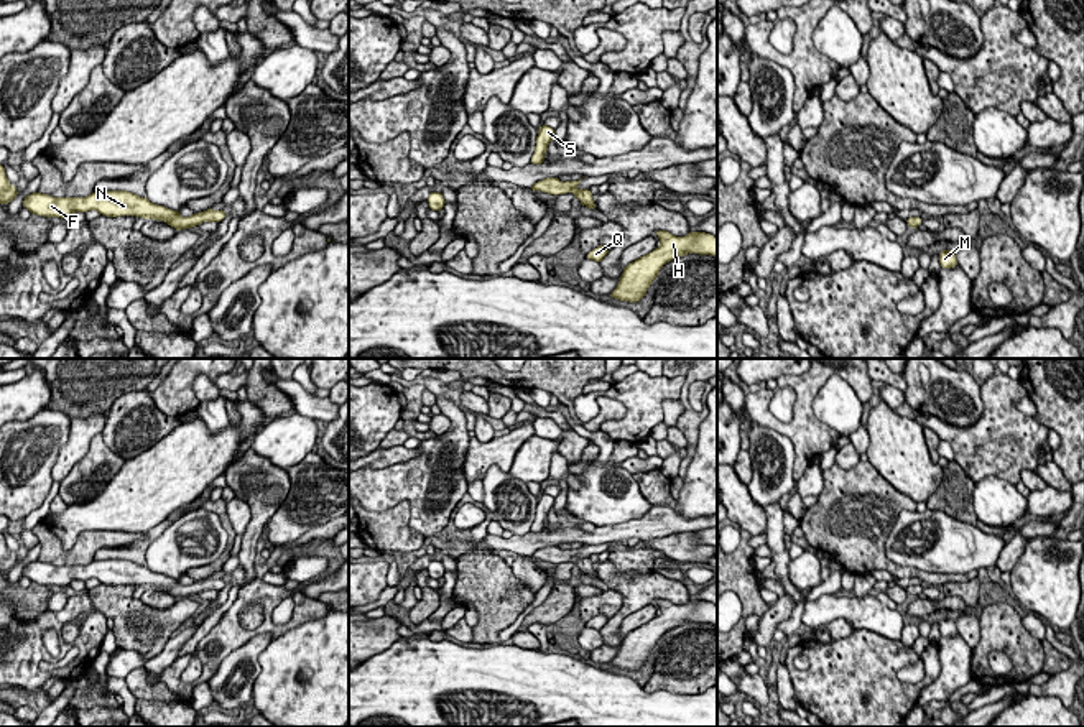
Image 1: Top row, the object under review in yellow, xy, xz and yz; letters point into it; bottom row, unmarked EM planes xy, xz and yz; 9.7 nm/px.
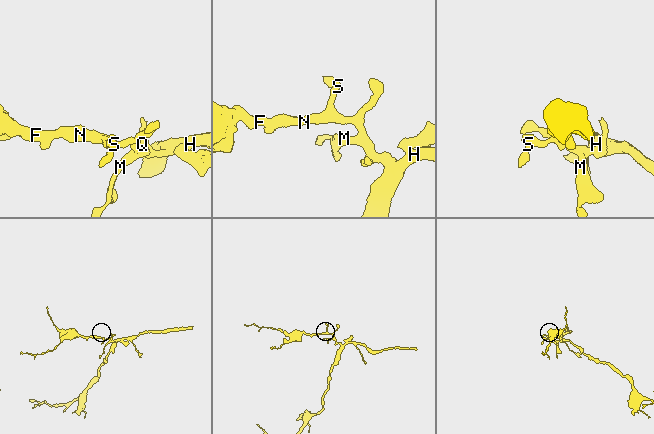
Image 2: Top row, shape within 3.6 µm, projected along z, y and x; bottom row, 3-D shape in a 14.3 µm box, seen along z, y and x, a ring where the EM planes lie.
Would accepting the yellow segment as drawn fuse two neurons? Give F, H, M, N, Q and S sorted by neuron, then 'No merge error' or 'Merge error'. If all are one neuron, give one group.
Groups: F H M N Q S. No merge error

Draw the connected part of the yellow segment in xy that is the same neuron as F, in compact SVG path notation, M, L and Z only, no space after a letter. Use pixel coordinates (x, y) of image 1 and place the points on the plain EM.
M94 559L86 566L53 566L41 561L33 561L25 566L23 576L31 582L44 586L69 587L72 581L97 579L100 584L120 586L135 584L143 587L163 589L176 599L197 595L202 590L220 590L225 586L225 579L207 577L204 581L192 582L191 586L181 586L178 579L150 571L146 566L140 566L128 559Z

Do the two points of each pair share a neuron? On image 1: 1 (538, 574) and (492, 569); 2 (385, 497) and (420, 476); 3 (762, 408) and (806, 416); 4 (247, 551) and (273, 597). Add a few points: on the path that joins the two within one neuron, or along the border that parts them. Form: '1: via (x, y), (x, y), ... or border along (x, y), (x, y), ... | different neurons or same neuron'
1: border along (510, 566), (512, 573), (535, 592) | different neurons
2: via (393, 489), (402, 481), (412, 481) | same neuron
3: via (770, 420), (778, 426), (795, 426) | same neuron
4: border along (255, 578), (242, 586) | different neurons

